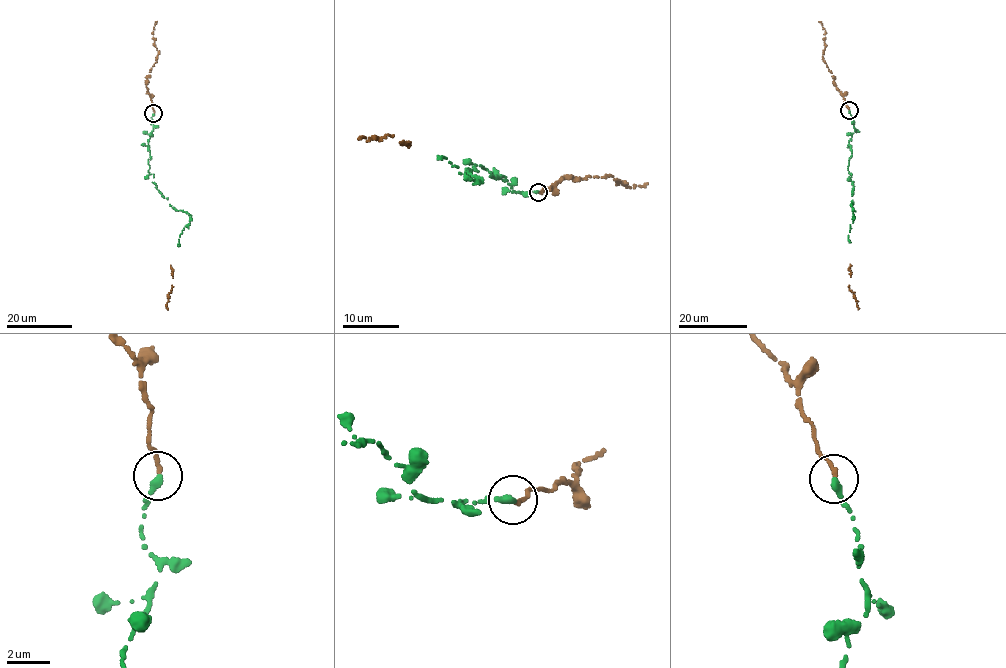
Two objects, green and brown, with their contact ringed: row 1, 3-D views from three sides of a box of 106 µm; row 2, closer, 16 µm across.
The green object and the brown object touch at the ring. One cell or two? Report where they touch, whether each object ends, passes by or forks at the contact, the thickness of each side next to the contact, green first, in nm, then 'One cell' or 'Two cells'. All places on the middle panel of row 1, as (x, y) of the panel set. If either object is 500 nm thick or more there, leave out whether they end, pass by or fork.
Place: (538, 192). At the ring green ends. At the ring brown ends. Thickness 360 nm (green) against 240 nm. One cell

